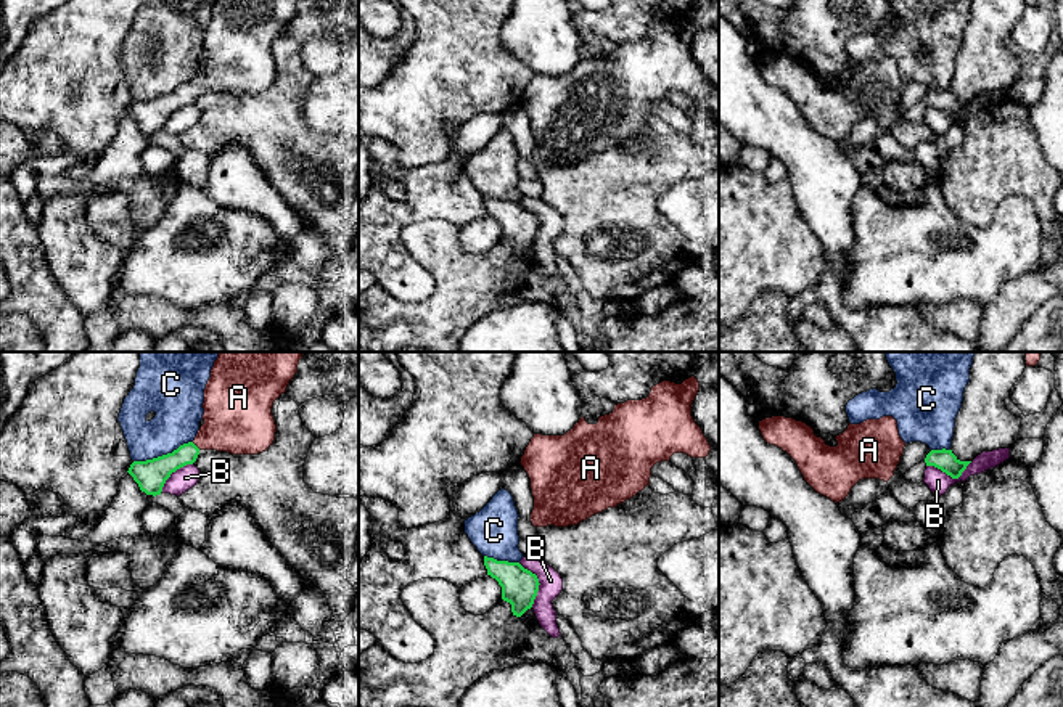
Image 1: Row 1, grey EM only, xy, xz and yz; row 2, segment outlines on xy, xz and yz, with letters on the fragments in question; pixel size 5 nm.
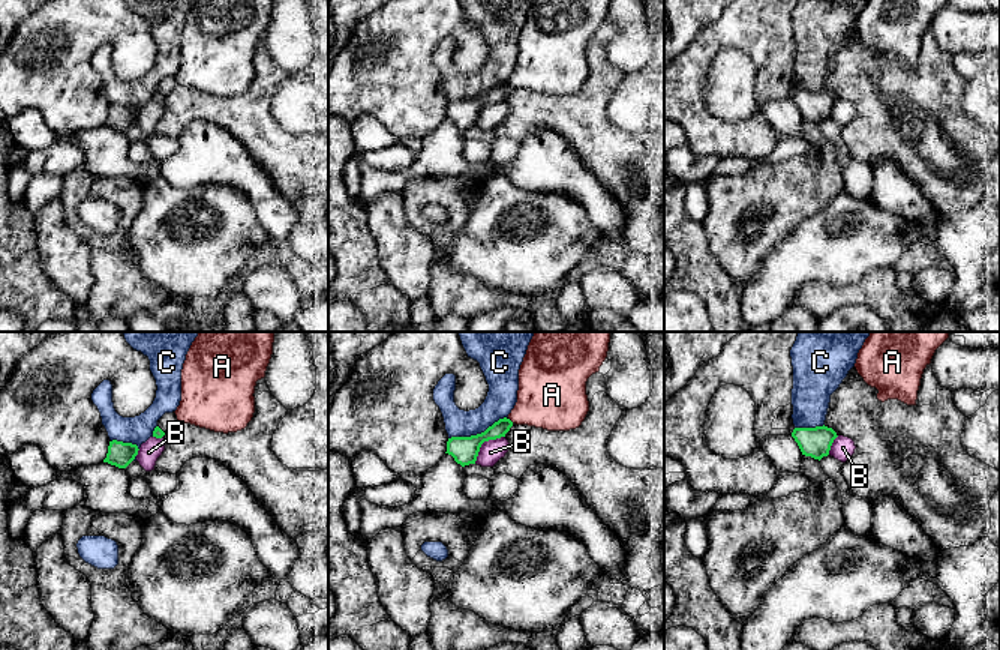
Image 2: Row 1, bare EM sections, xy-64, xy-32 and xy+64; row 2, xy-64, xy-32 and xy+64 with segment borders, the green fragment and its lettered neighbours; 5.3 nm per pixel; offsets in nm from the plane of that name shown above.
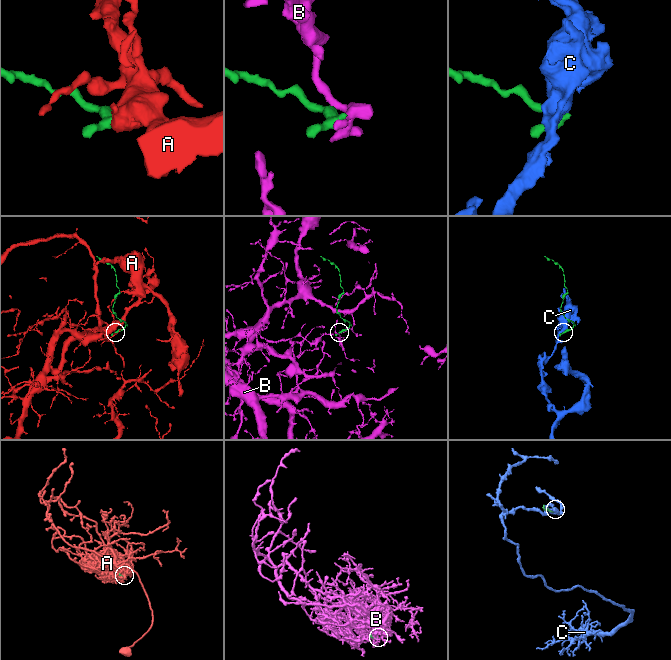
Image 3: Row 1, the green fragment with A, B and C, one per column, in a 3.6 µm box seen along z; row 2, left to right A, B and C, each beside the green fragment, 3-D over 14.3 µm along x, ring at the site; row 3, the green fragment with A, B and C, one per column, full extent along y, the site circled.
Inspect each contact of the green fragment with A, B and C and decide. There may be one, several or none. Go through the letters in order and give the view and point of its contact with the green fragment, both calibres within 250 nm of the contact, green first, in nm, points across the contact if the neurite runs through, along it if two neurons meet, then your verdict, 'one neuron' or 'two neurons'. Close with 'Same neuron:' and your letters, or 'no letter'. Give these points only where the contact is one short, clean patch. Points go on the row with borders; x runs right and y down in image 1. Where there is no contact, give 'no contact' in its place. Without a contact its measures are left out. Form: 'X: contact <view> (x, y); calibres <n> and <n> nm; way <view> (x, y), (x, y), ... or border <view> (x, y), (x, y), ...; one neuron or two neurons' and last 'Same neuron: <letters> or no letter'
A: contact xy (195, 445); calibres 140 and 340 nm; way xy (153, 473), (195, 445), (222, 431), (237, 418); one neuron
B: contact xz (537, 582); calibres 180 and 110 nm; border xz (518, 563), (537, 579), (539, 590), (533, 606); two neurons
C: contact xy (163, 455); calibres 160 and 240 nm; two neurons
Same neuron: A

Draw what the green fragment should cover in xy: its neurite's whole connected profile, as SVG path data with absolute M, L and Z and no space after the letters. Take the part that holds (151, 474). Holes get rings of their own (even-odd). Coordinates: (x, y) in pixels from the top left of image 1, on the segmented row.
M220 352L204 389L204 424L193 442L180 445L172 453L133 461L129 474L146 495L161 495L166 480L177 469L193 464L201 450L217 450L232 455L257 455L275 440L277 424L272 415L273 402L286 392L298 373L304 352Z

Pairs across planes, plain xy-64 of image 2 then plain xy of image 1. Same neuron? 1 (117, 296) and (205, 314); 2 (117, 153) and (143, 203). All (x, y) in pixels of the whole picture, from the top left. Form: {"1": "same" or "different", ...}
{"1": "same", "2": "different"}

